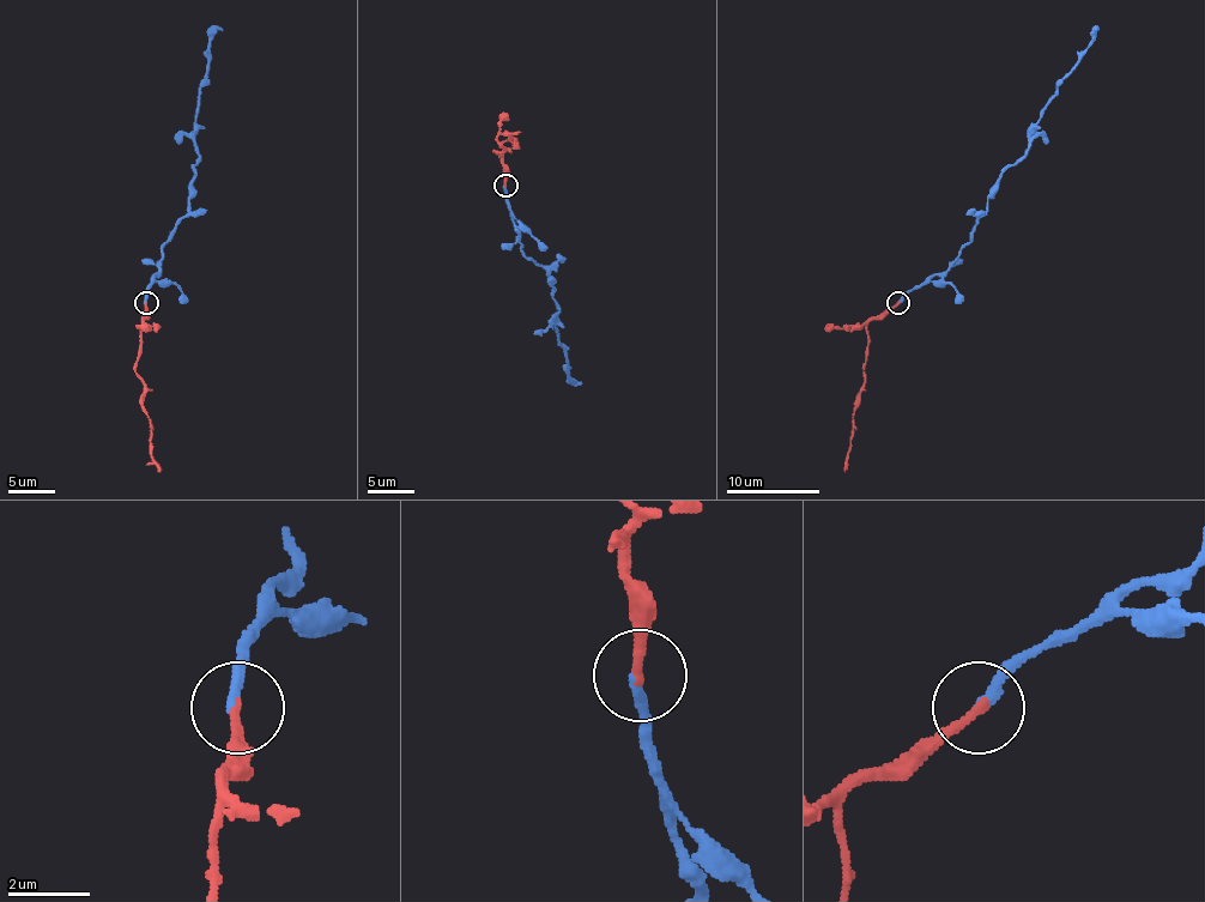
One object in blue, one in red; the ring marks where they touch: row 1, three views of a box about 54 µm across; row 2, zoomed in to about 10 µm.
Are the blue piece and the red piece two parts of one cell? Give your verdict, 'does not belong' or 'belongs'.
belongs

